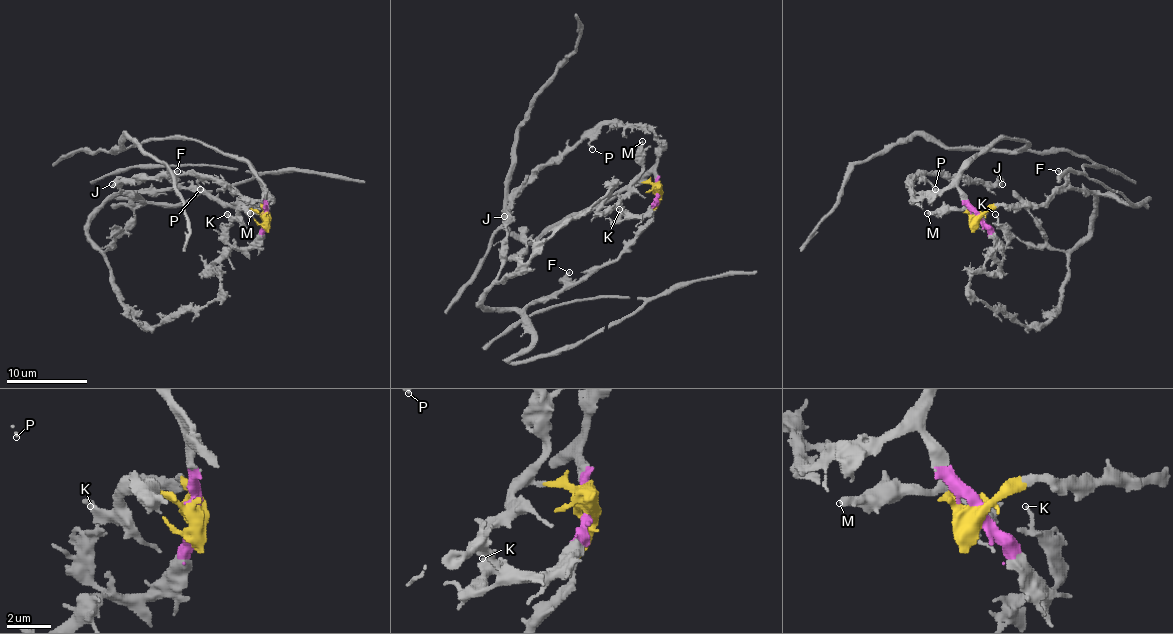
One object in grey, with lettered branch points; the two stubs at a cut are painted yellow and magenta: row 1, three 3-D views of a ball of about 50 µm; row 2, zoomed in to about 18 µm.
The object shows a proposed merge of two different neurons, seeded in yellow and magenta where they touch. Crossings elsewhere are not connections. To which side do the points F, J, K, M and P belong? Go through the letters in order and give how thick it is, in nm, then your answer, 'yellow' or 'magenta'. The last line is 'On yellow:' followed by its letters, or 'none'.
F: 280 nm | yellow
J: 320 nm | magenta
K: 130 nm | magenta
M: 400 nm | yellow
P: 150 nm | magenta
On yellow: F, M

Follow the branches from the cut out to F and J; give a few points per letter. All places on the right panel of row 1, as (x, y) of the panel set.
F: (979, 217), (1007, 205), (1041, 205), (1053, 193), (1069, 187), (1057, 171)
J: (979, 217), (954, 187), (924, 193), (916, 199), (910, 181), (916, 175), (942, 175), (983, 179), (1003, 185)

